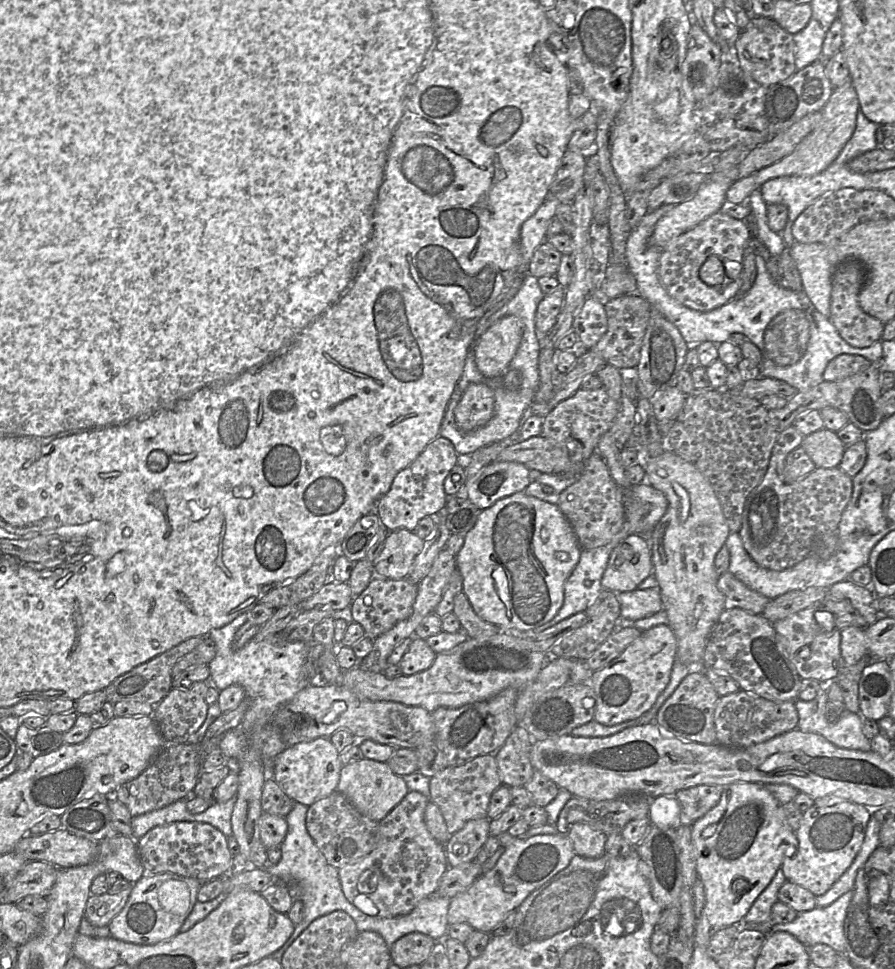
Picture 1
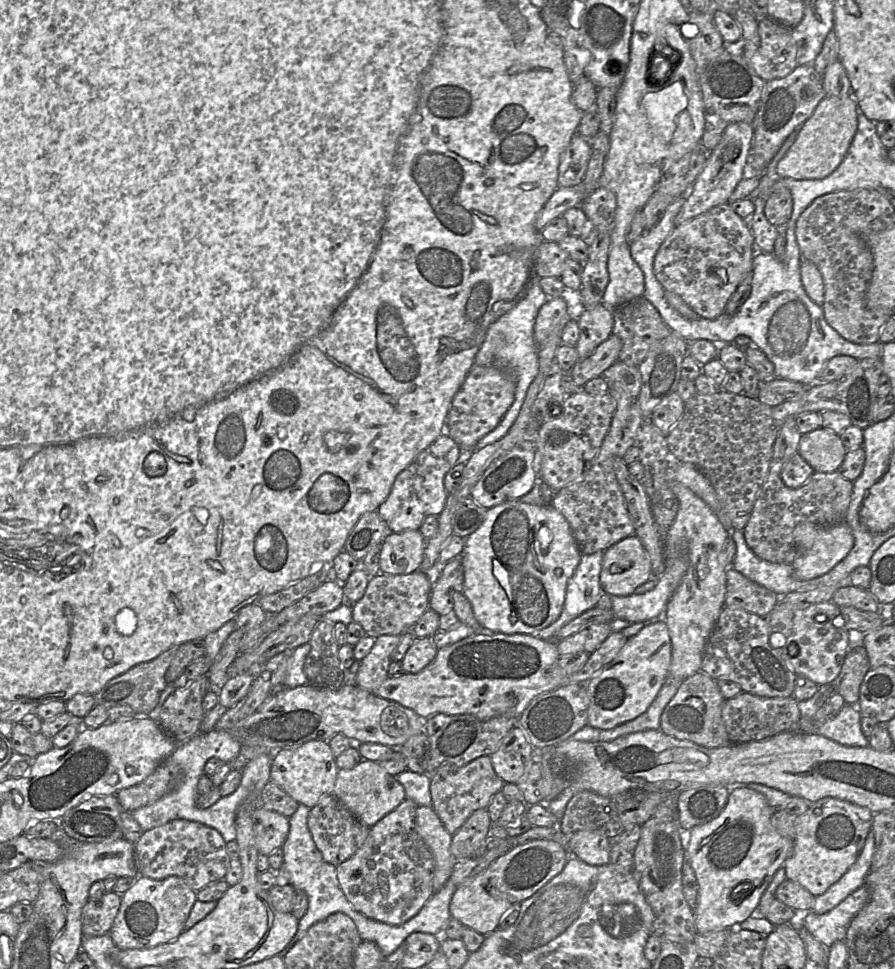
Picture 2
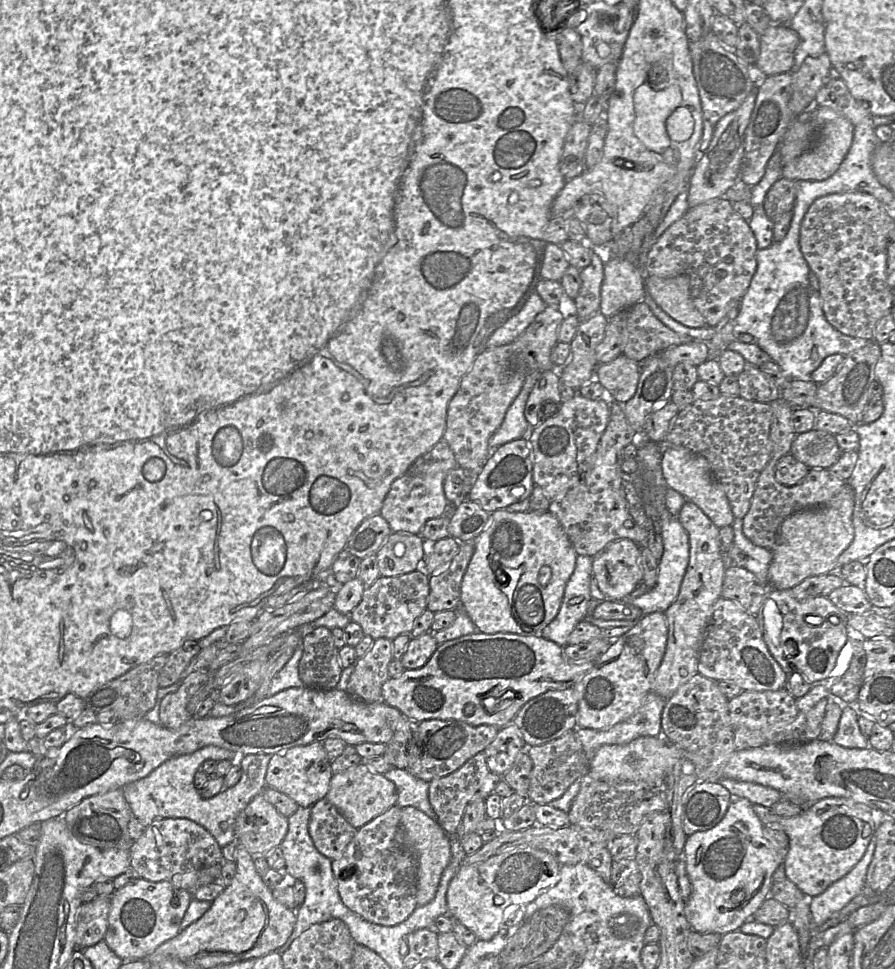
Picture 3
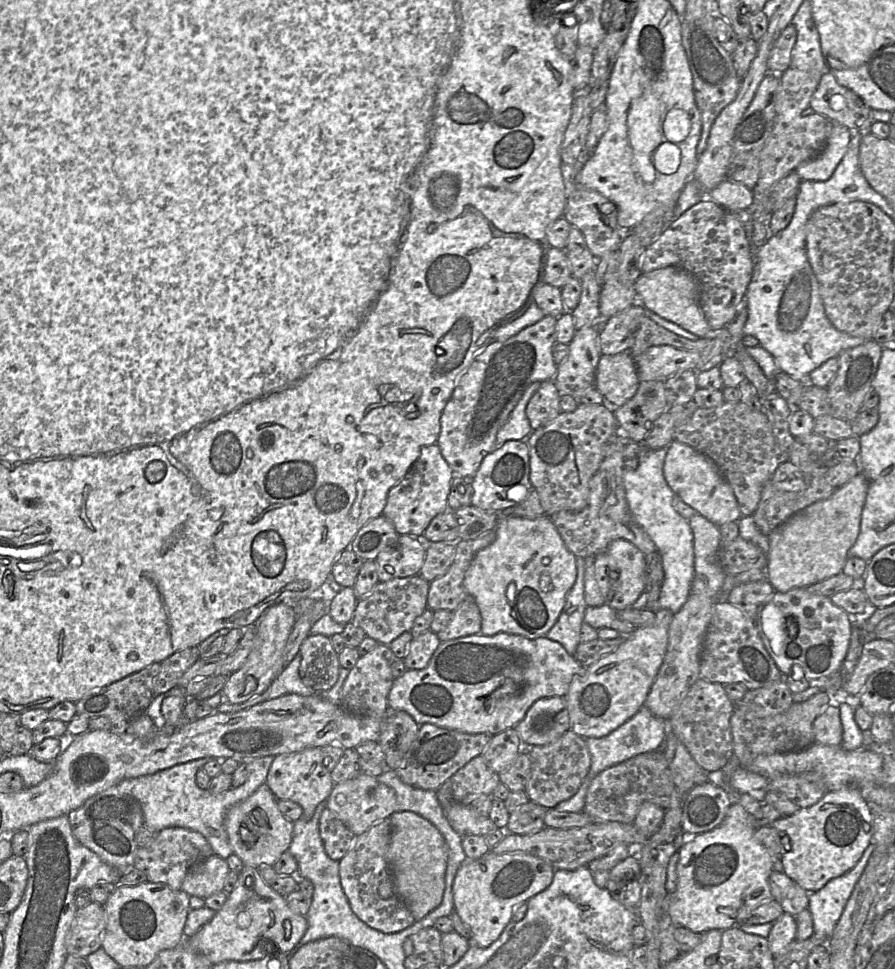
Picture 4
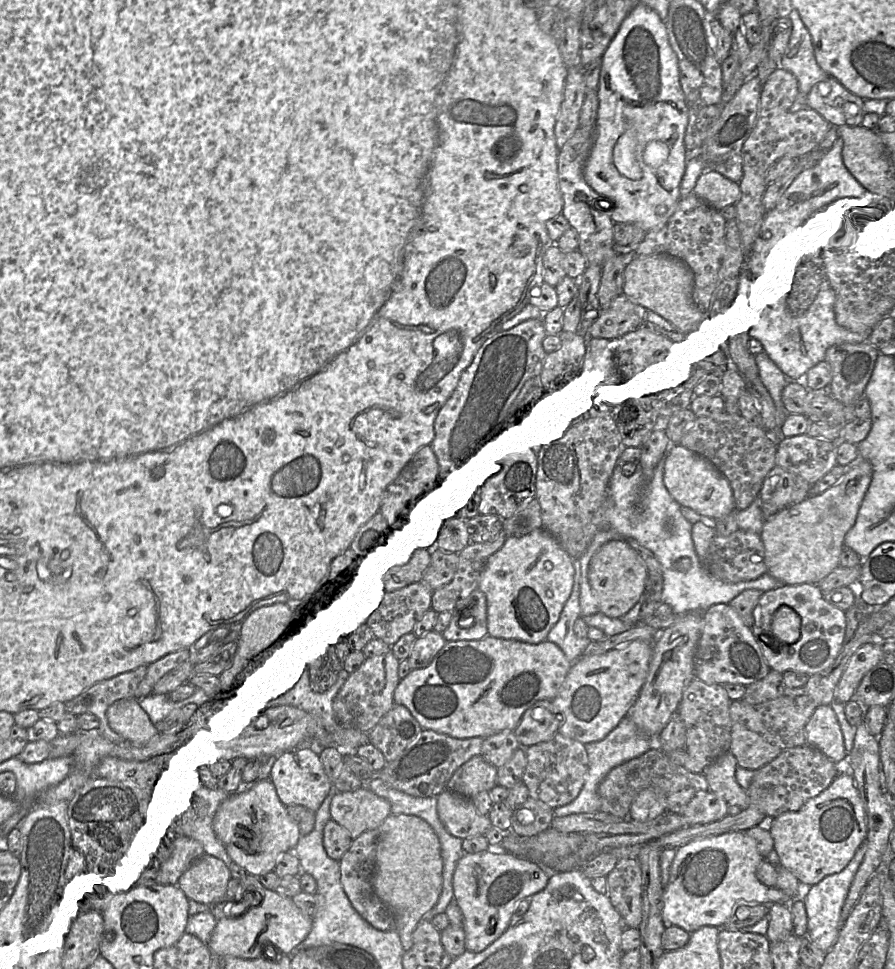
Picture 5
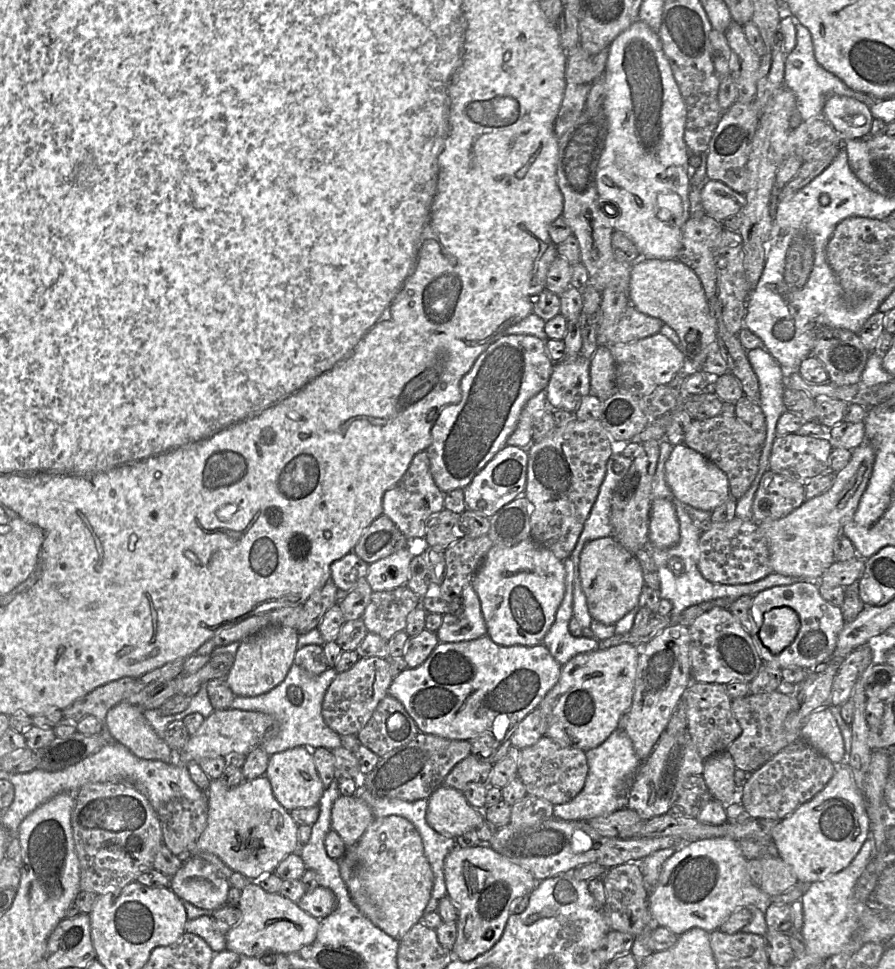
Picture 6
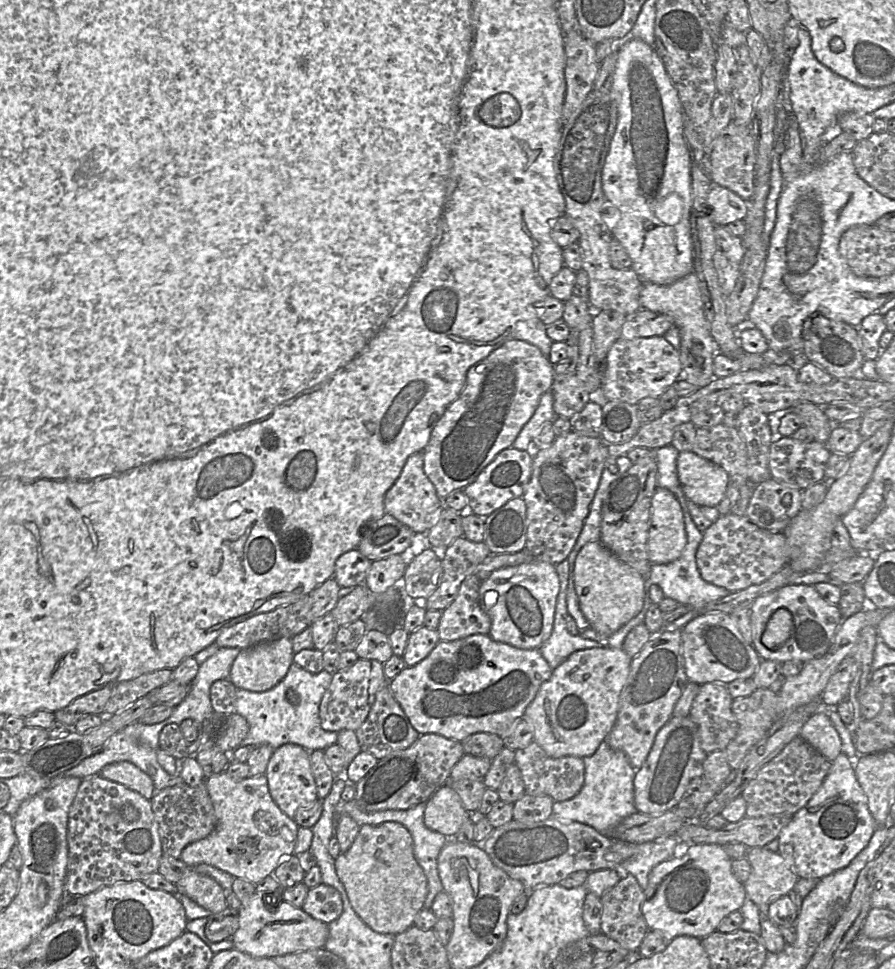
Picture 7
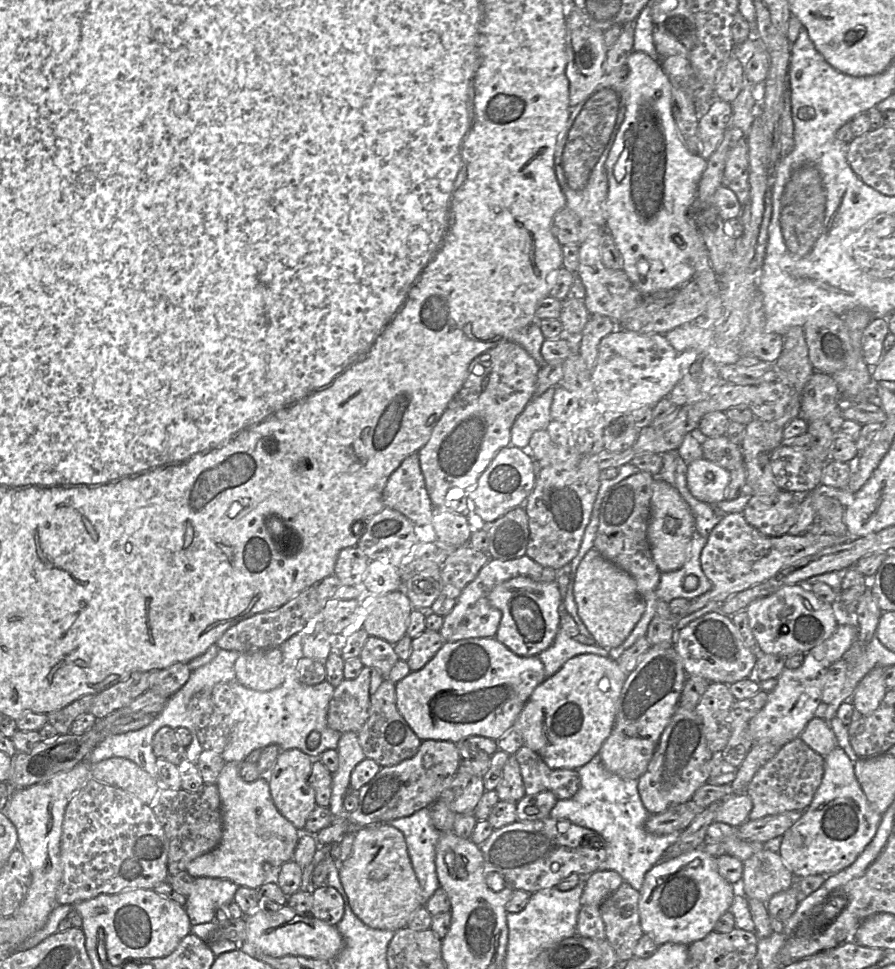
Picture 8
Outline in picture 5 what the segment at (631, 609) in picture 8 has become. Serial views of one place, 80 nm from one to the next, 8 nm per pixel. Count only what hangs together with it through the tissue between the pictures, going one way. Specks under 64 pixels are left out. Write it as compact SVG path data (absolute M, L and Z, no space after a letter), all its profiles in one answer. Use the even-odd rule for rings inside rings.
M613 539L602 545L589 565L589 582L599 603L599 611L611 618L622 618L645 591L647 569L626 540Z

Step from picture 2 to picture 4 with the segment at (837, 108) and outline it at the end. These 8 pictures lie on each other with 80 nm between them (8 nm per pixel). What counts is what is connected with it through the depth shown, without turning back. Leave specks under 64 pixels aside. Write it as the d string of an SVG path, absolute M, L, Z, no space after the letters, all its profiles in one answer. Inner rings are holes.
M831 123L824 149L814 158L801 163L795 173L802 181L827 181L847 152L852 132L838 123Z

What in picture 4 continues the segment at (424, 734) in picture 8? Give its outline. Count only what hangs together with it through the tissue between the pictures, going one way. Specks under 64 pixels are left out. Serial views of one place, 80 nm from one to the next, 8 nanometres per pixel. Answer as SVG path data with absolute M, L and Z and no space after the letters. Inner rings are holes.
M480 633L473 634L441 642L425 668L420 670L407 669L403 675L396 678L388 695L388 707L390 711L404 711L410 714L419 725L430 723L442 728L458 730L468 734L485 733L488 735L496 735L507 729L514 728L523 720L529 708L537 700L552 696L565 697L574 677L581 672L583 667L584 666L570 655L559 642L551 640L546 636L528 639L521 635L508 633L498 633L493 636L486 636Z

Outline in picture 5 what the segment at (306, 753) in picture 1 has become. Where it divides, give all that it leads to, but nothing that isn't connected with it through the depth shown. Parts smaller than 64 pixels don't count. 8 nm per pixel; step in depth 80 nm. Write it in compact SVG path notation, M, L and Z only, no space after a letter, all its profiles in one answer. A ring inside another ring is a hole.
M300 745L277 755L268 778L274 785L277 796L285 805L301 804L308 809L306 816L298 822L301 835L309 834L314 827L315 813L333 787L331 779L325 774L314 745Z

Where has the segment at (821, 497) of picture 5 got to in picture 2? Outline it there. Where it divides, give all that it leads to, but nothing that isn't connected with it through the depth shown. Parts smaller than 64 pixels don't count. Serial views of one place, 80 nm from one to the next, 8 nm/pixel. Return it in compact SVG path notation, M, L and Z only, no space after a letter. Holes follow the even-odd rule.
M845 521L834 526L803 522L794 528L793 538L797 546L797 556L791 565L799 580L810 580L826 574L849 553L854 544L853 534Z

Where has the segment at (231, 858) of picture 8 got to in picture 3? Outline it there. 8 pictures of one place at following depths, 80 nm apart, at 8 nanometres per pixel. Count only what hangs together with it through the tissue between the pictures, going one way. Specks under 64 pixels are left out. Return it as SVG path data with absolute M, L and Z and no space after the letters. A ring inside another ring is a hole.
M262 794L255 796L239 814L235 841L253 857L266 857L280 847L288 831L288 819L280 814Z

